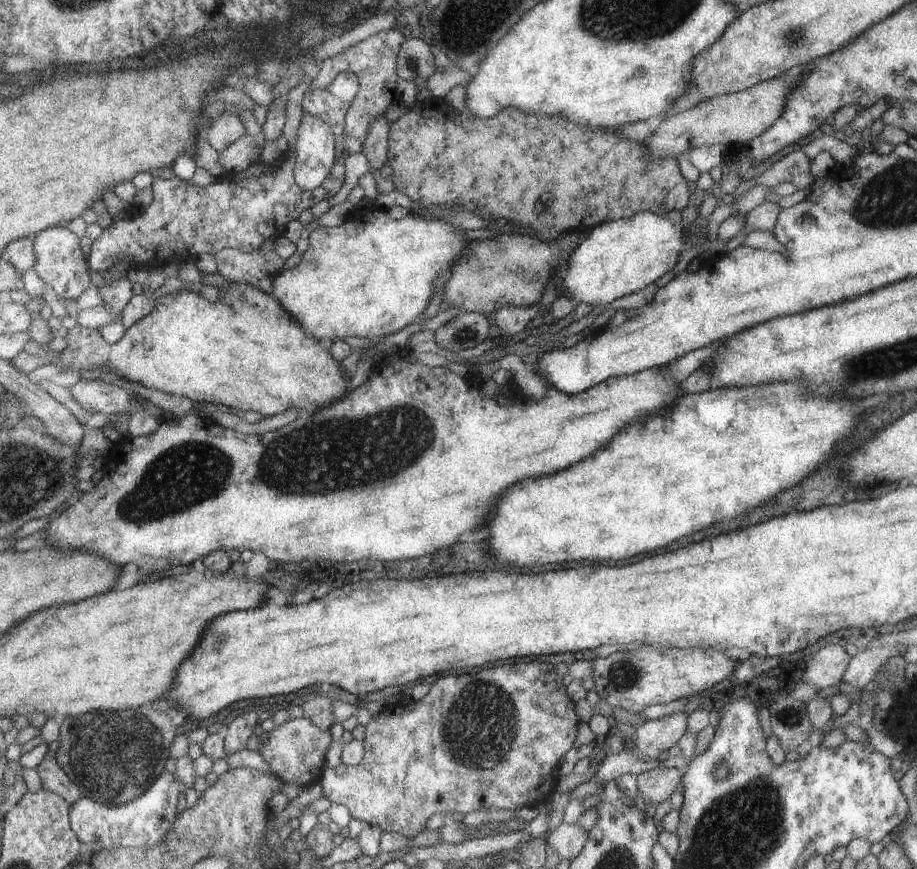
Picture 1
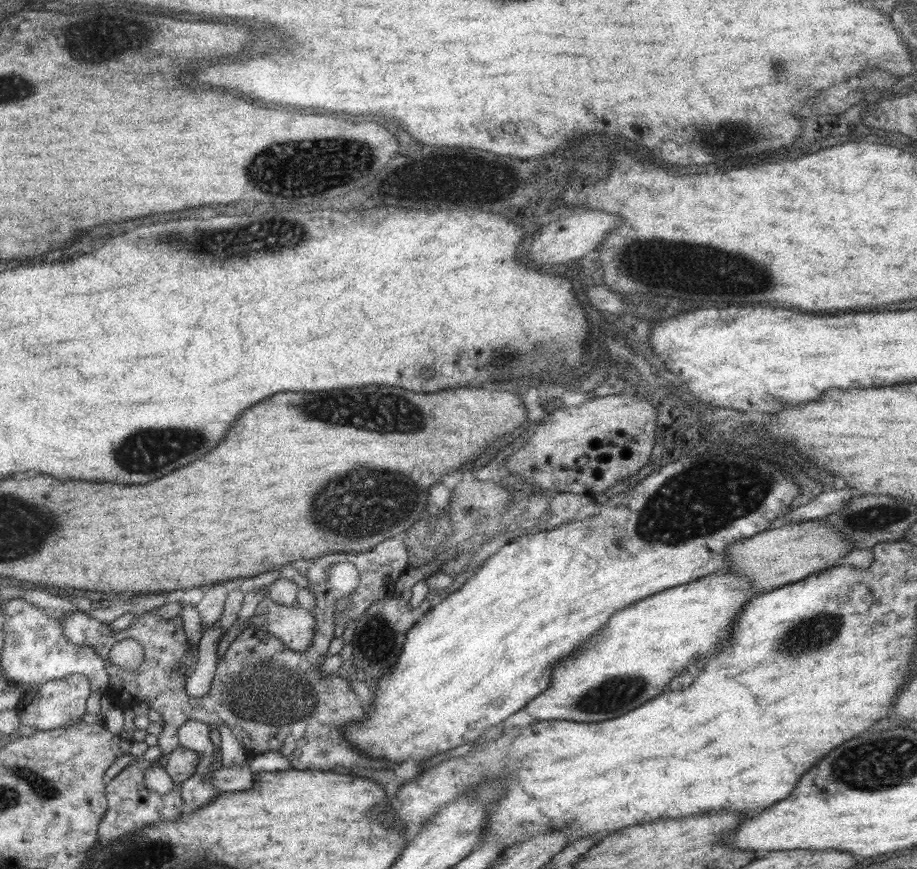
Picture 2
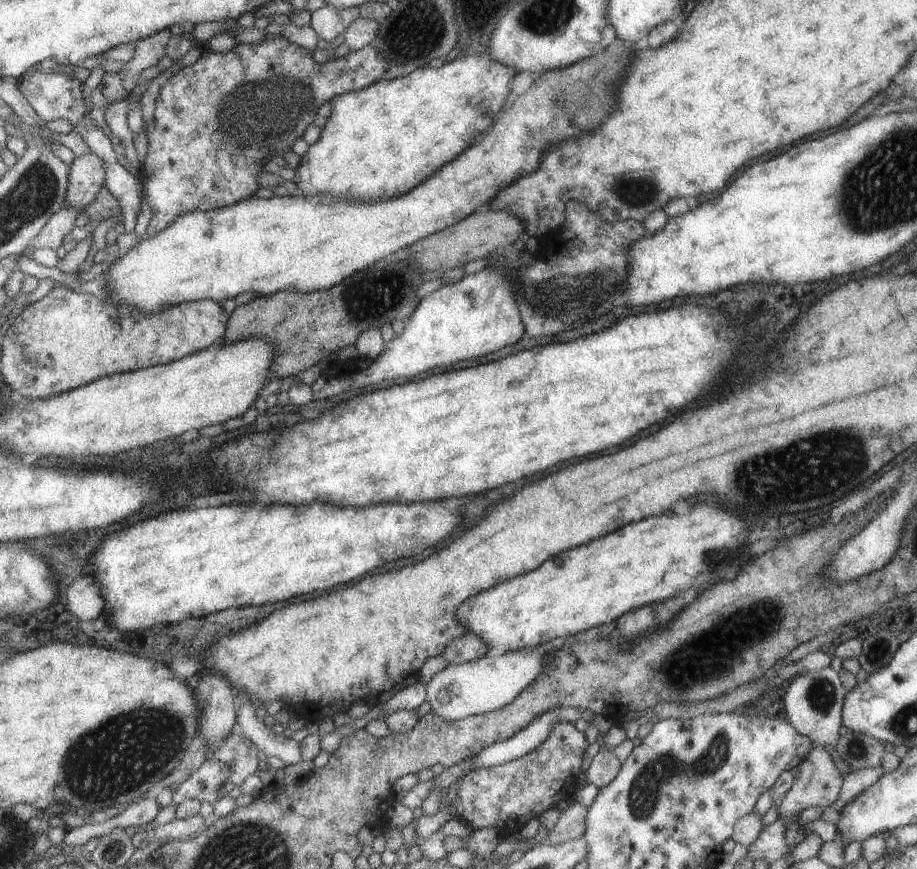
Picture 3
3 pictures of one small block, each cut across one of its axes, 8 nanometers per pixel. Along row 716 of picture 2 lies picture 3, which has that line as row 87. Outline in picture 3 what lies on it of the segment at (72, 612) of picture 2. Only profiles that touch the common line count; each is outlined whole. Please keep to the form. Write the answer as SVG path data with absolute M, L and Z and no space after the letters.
M267 33L267 37L262 42L238 42L228 52L217 53L203 49L201 57L193 65L182 67L178 74L171 76L166 81L155 101L155 127L147 136L149 138L147 157L143 168L140 170L140 180L144 185L144 196L148 198L149 205L153 211L153 217L151 220L148 220L147 231L145 232L147 236L155 237L163 230L166 230L177 219L178 215L190 213L194 210L211 211L215 208L230 206L235 202L251 197L259 187L256 182L257 174L264 170L262 167L264 164L270 163L270 154L275 152L282 156L284 152L290 151L294 140L300 138L305 128L312 124L320 104L331 101L339 94L357 91L384 79L390 68L392 68L391 62L388 62L384 55L379 50L376 50L374 43L366 45L357 51L352 51L345 57L330 58L323 63L316 62L311 50L290 42L283 34L273 35L272 33Z

